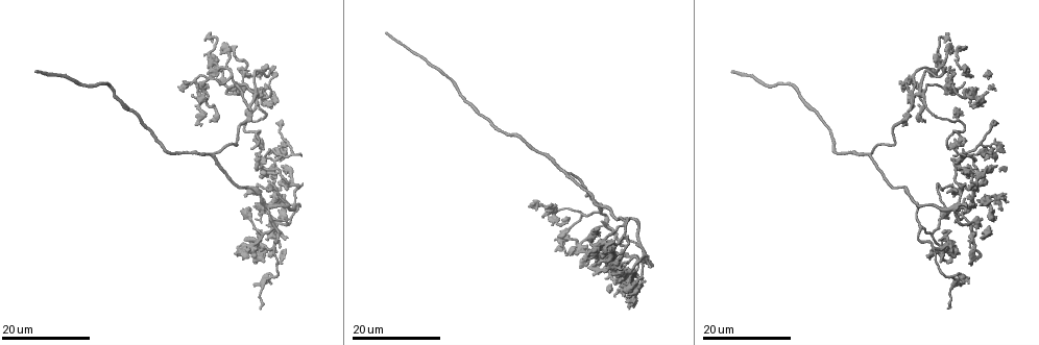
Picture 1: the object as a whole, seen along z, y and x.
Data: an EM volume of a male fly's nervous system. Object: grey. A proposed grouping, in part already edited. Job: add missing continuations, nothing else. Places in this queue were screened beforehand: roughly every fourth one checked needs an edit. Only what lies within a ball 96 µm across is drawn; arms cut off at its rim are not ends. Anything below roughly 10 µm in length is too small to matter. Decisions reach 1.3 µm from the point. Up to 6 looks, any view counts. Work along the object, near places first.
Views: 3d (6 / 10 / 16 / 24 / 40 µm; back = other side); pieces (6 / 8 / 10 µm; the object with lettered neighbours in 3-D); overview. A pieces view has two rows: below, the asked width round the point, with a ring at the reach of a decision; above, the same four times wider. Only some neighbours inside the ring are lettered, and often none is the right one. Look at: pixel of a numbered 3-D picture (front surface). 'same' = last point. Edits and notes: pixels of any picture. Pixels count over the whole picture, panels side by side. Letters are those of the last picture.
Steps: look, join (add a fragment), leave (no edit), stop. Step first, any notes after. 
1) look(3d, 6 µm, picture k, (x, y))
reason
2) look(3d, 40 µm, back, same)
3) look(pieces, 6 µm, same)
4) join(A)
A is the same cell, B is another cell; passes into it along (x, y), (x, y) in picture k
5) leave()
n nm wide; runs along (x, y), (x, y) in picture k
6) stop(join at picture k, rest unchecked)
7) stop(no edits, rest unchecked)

look(3d, 16 µm, picture 1, (921, 113))
tapers out

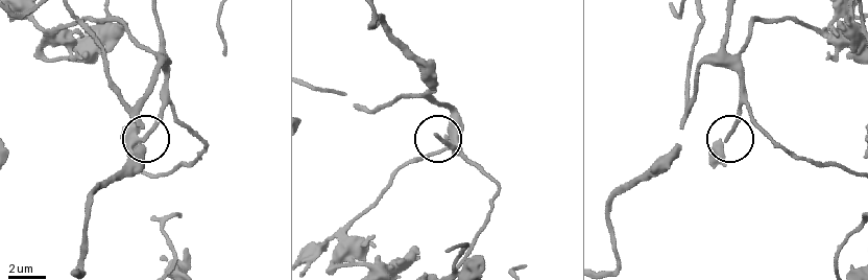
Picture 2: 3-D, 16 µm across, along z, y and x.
look(pieces, 8 µm, picture 2, (727, 137))

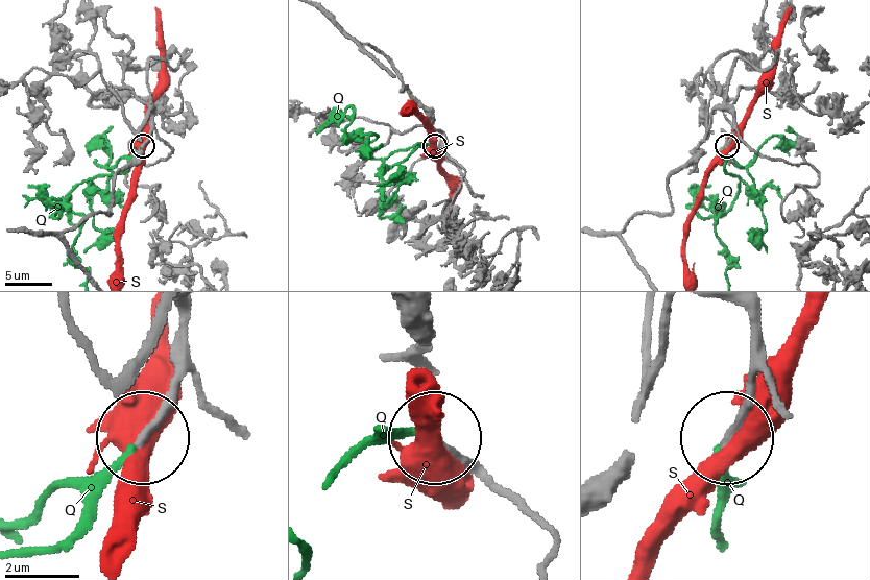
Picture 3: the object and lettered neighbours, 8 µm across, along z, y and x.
join(Q)
Q is the same cell, S is another cell; passes into it along (207, 402), (183, 380), (89, 516), (61, 541), (14, 554) in picture 3; the neuron continues

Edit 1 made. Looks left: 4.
look(3d, 16 µm, picture 1, (528, 207))

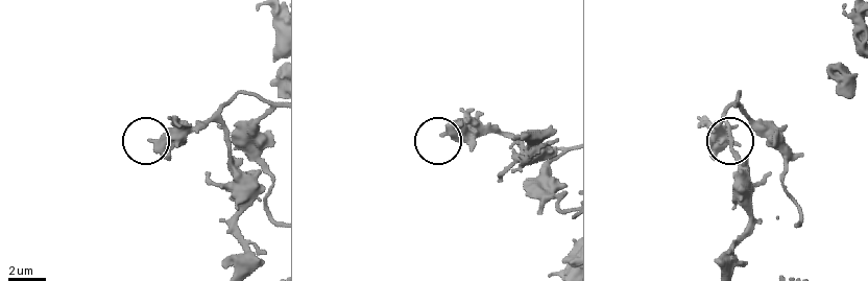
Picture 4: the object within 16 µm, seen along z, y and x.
look(pieces, 6 µm, picture 4, (151, 139))
see the neighbours

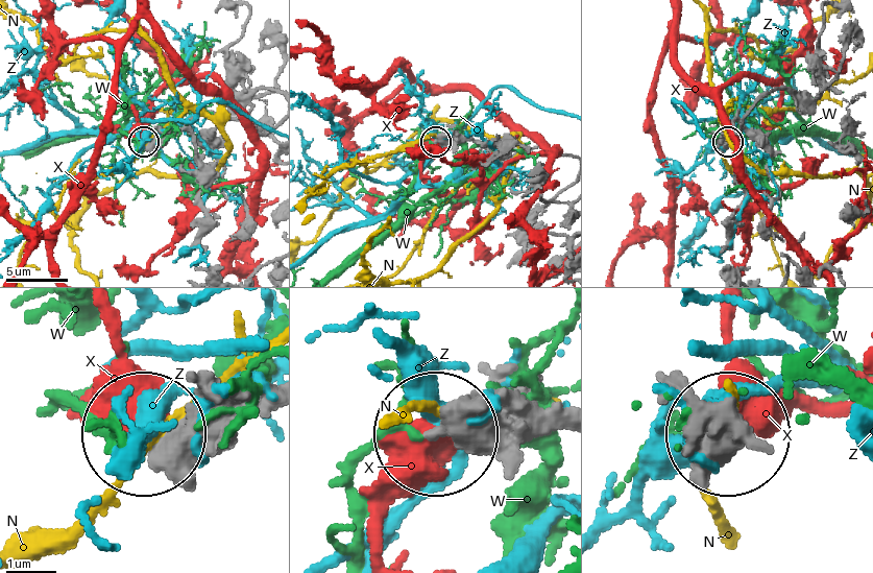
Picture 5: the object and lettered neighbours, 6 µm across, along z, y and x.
leave()
N, W, X and Z are other cells; runs along (557, 431), (437, 431) in picture 5; no lettered fragment goes on from it

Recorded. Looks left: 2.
look(3d, 24 µm, picture 1, (253, 147))
thin end

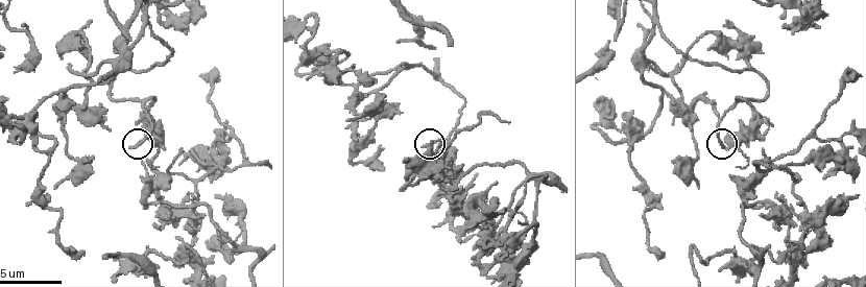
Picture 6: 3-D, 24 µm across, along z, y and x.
look(pieces, 10 µm, picture 6, (131, 149))

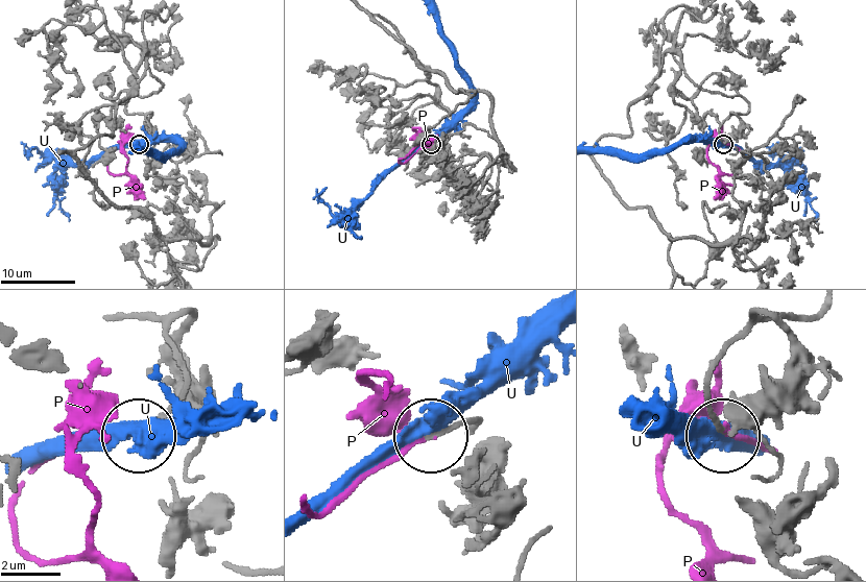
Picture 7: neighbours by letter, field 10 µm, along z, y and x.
join(P)
170 nm wide; P is the same cell, U is another cell; the neuron continues

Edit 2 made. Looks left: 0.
stop(join at picture 3, join at picture 7, rest unchecked)

